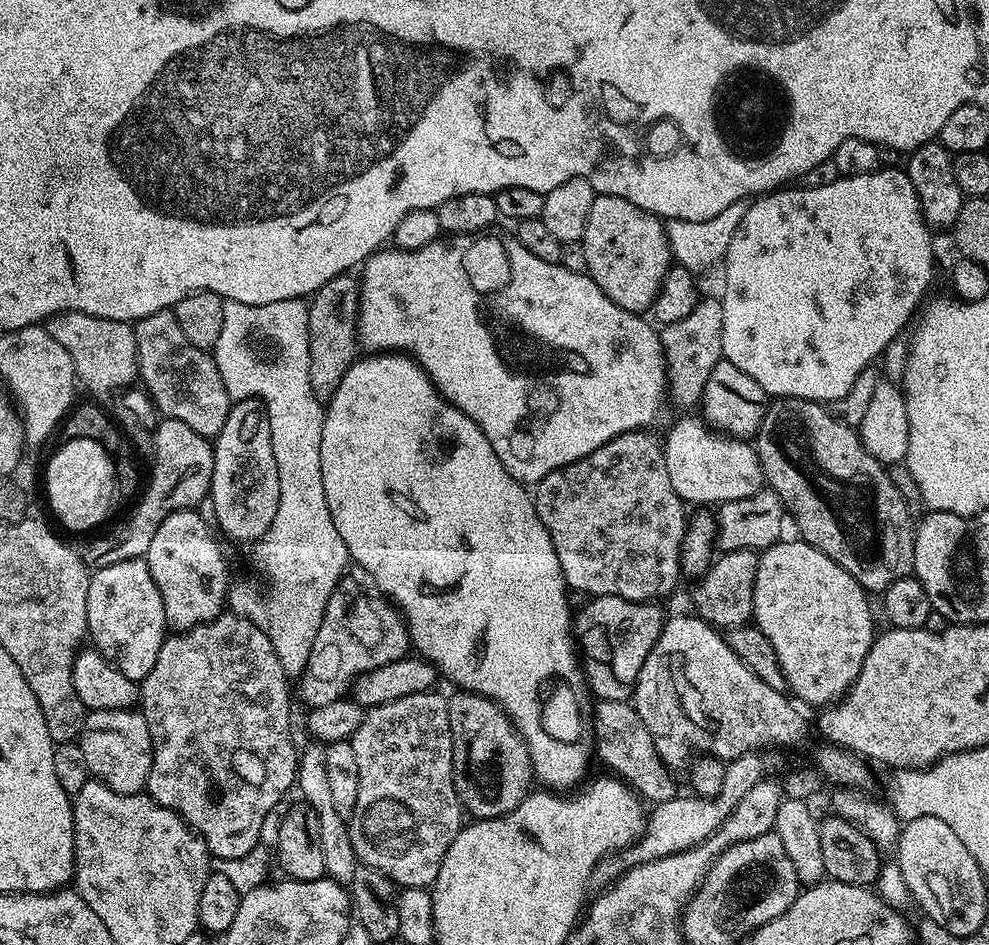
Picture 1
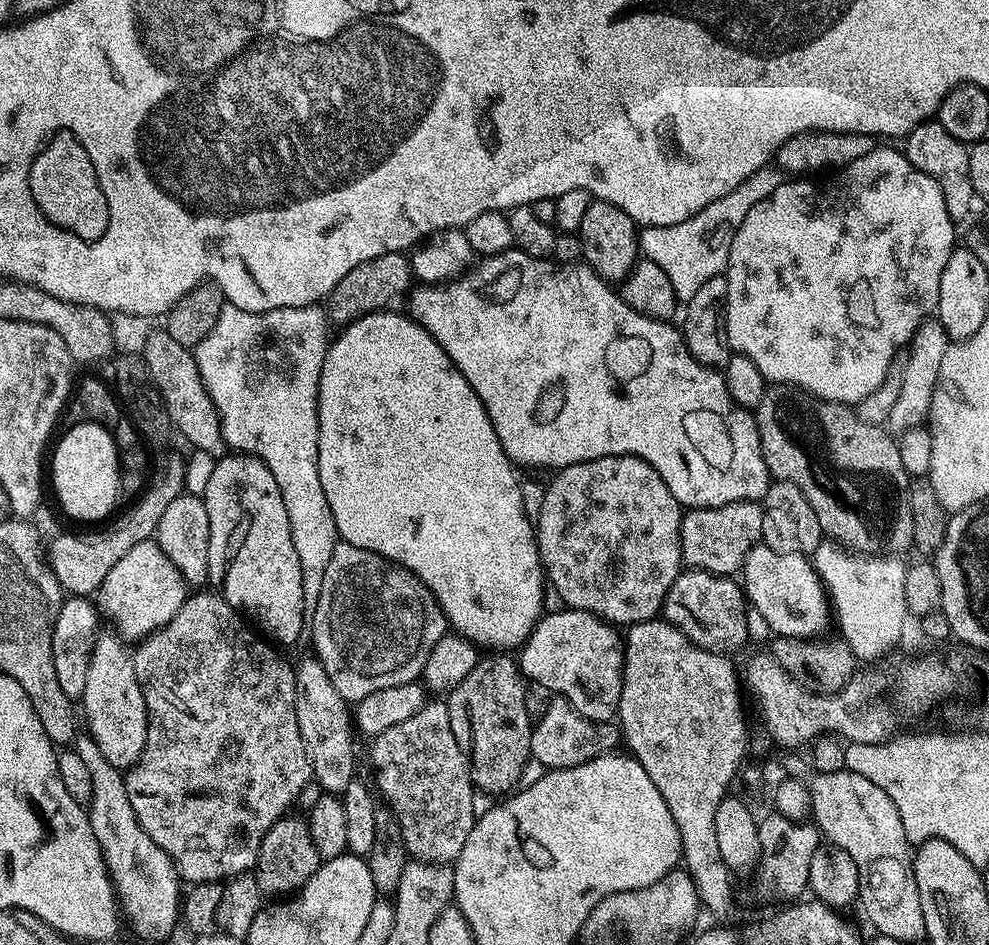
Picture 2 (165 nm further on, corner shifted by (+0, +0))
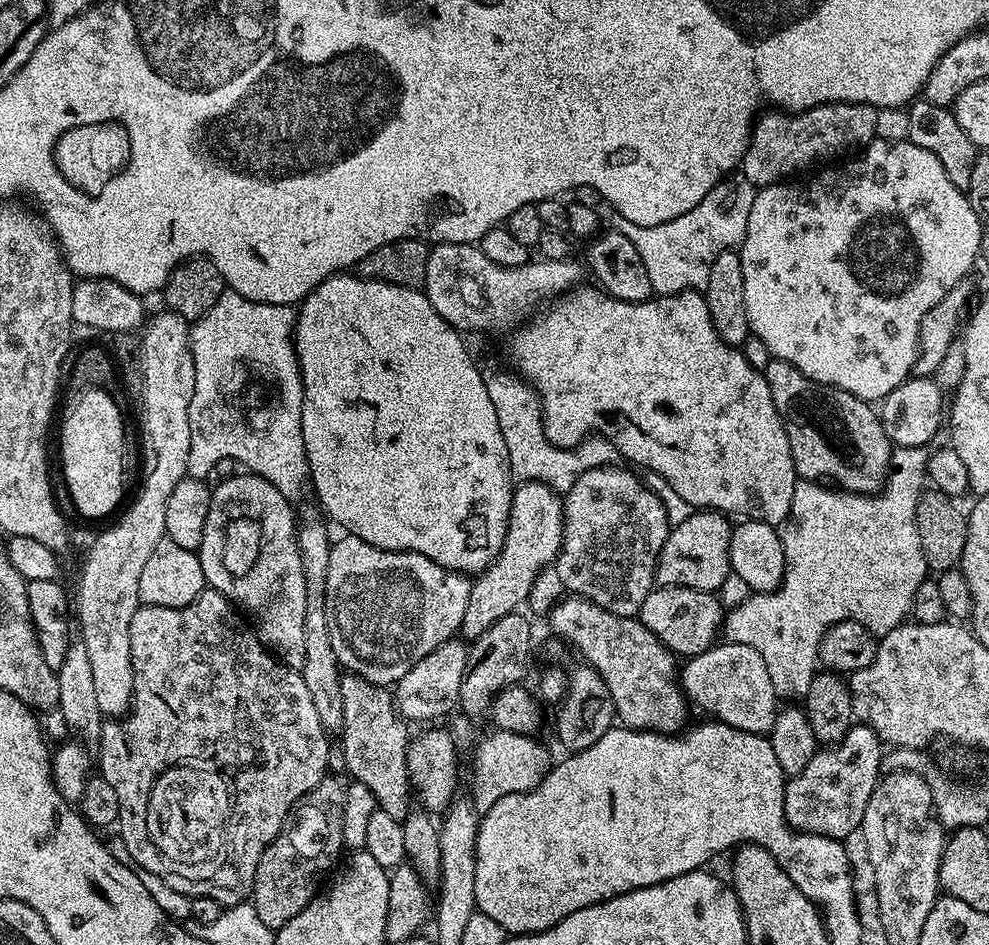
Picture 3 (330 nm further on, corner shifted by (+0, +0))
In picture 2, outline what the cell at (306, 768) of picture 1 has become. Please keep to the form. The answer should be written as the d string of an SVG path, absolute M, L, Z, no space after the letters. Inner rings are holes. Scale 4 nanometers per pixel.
M308 654L300 661L295 661L296 669L296 713L298 714L298 730L302 734L302 742L308 747L308 757L312 763L312 774L315 783L320 783L325 793L342 794L352 780L357 779L356 772L356 744L352 741L354 735L353 713L350 711L349 701L338 694L334 682L326 678L326 666L315 654Z

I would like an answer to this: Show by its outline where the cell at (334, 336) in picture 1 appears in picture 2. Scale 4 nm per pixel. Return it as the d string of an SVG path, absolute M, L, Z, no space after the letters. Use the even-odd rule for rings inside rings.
M387 252L378 258L370 258L370 262L362 262L362 266L354 266L346 278L334 286L334 290L326 298L326 311L333 325L343 326L365 316L367 312L378 312L387 309L396 299L403 297L413 287L412 261L404 252Z

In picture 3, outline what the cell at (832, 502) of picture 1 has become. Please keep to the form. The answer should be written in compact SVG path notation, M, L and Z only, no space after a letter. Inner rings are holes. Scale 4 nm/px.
M774 358L762 371L784 423L786 438L790 438L790 454L794 458L797 477L815 480L825 486L839 486L846 492L860 492L863 496L879 493L888 479L894 445L882 426L877 409L869 401L860 400L846 390L806 378L802 370L785 360Z

